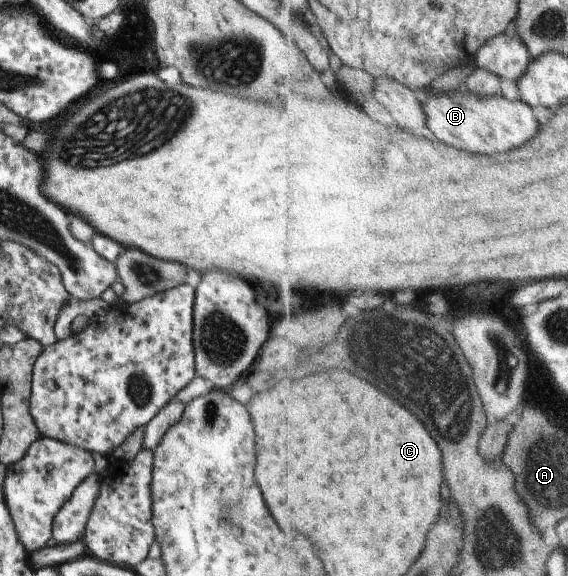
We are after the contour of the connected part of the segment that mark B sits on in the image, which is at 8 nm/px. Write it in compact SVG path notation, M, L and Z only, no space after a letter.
M431 86L421 91L425 92L422 107L426 114L426 125L436 136L437 140L447 143L449 146L456 146L464 151L479 152L479 154L497 154L507 152L515 146L523 146L525 140L533 138L539 130L540 123L533 114L532 106L528 106L521 98L518 100L509 100L502 95L478 95L467 90L464 93L461 90L452 91L431 91Z

